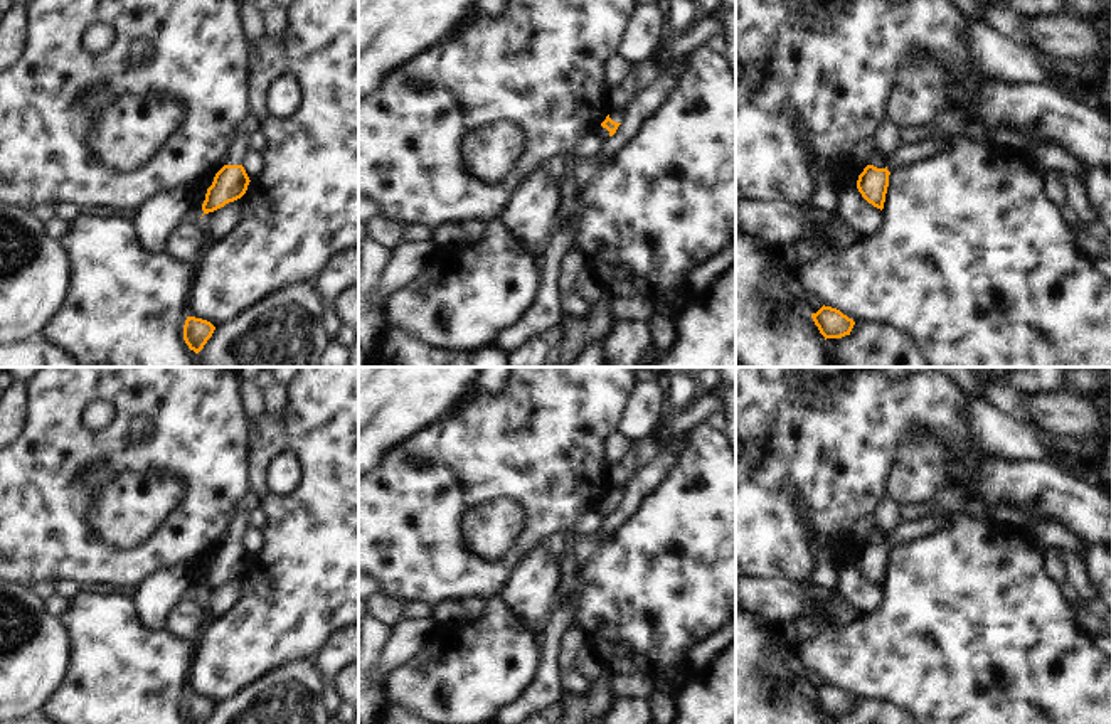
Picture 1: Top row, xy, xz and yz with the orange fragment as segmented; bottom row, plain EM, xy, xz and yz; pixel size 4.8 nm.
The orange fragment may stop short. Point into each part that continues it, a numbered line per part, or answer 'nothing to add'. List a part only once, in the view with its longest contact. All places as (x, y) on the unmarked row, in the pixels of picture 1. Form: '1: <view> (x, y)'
1: xy (239, 527)

